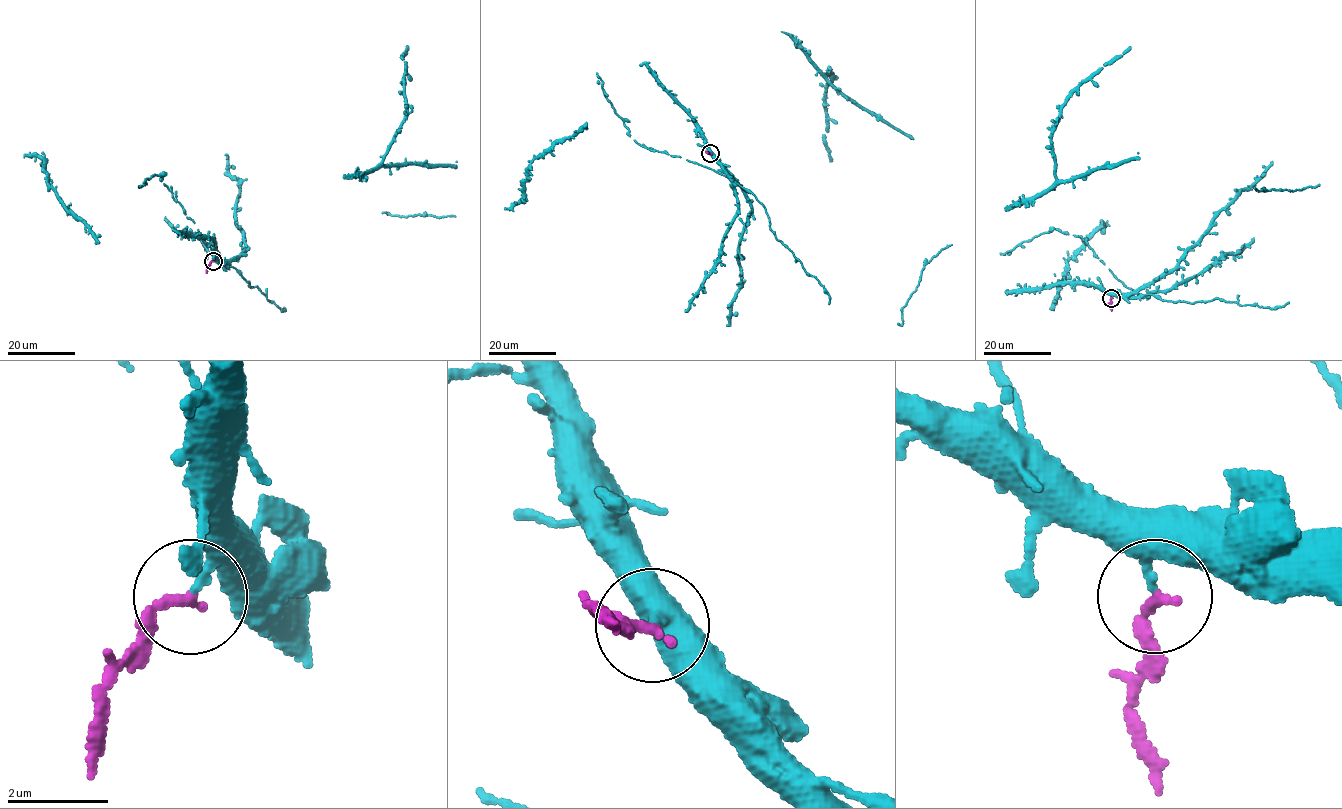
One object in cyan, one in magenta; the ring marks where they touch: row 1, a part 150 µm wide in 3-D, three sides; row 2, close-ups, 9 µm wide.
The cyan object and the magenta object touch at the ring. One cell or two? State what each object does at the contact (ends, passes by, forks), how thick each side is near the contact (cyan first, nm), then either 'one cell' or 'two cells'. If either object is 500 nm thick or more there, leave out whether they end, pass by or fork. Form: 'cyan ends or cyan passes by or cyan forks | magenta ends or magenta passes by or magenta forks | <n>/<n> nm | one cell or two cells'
cyan ends | magenta ends | 200/200 nm | two cells

